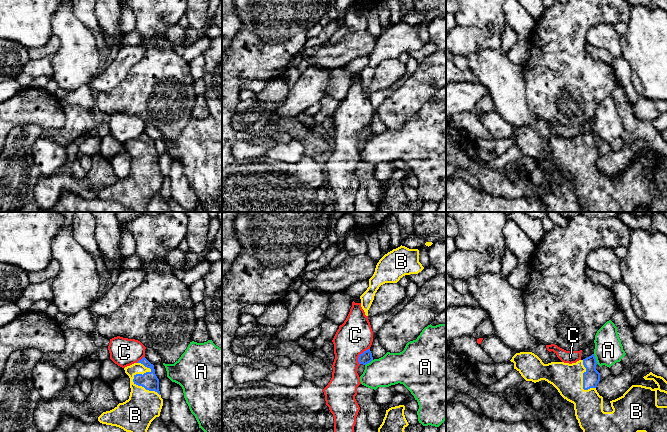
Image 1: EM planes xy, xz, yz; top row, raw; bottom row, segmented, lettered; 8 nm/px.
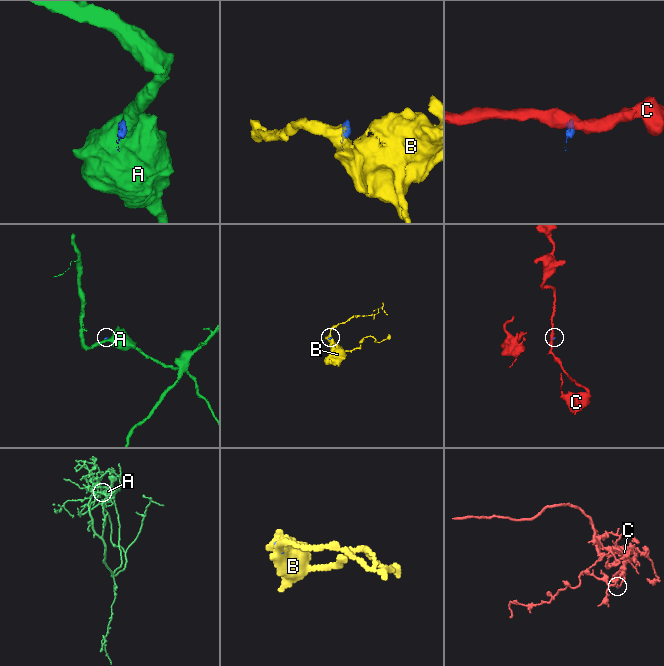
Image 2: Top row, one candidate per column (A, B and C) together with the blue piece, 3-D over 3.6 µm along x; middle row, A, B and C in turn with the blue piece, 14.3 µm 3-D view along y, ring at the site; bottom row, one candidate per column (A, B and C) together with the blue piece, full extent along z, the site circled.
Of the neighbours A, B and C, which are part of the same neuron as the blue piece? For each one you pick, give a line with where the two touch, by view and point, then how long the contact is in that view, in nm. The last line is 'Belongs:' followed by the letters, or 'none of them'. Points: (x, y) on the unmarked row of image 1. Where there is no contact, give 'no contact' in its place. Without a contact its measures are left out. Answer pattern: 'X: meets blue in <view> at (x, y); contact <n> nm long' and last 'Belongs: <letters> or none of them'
B: meets blue in xy at (134, 153); contact 320 nm long
Belongs: B

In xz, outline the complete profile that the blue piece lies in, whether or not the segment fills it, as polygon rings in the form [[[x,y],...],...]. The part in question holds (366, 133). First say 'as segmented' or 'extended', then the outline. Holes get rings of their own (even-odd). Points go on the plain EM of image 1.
as segmented; [[[370,125],[364,127],[358,133],[359,140],[363,140],[363,141],[370,139],[372,136],[373,136],[373,133],[372,133],[372,129],[371,129]]]

